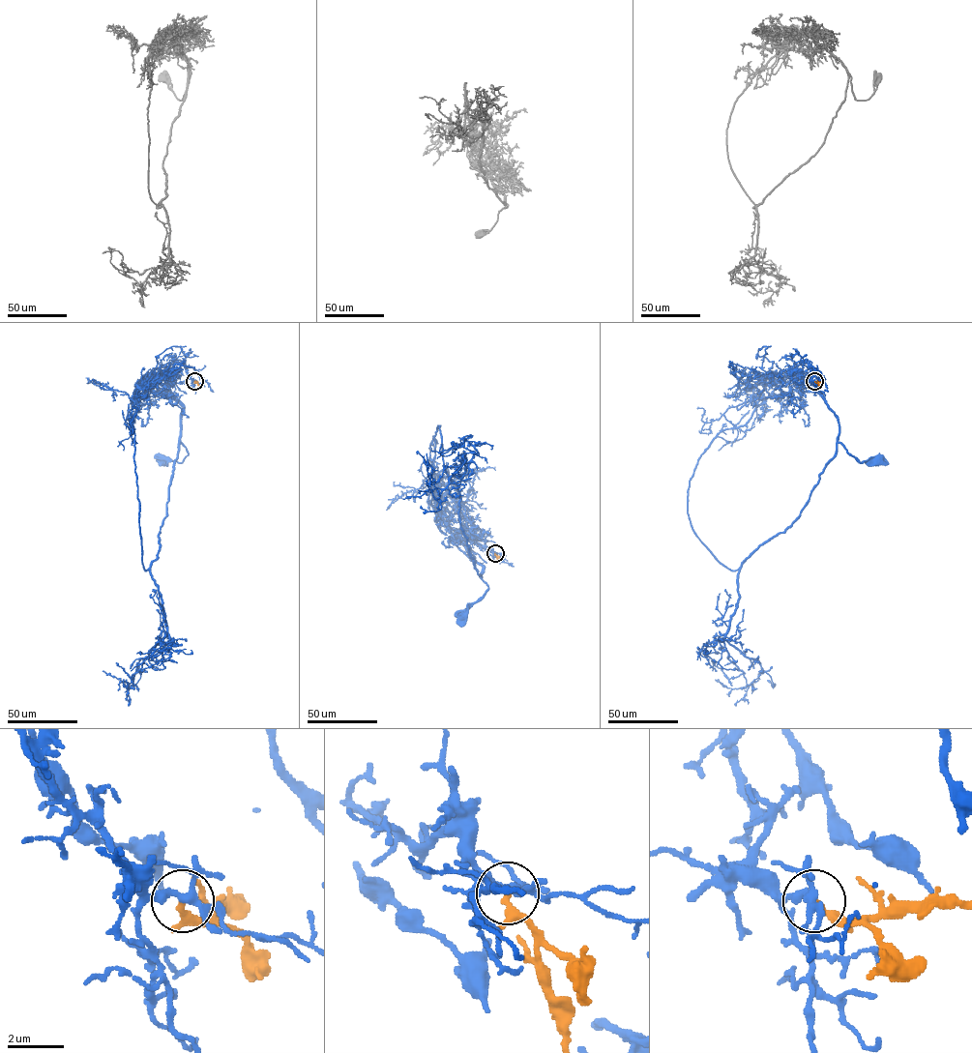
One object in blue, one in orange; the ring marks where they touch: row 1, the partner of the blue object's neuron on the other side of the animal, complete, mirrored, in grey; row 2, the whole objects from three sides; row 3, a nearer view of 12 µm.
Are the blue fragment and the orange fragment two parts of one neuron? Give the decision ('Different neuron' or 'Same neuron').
Same neuron

